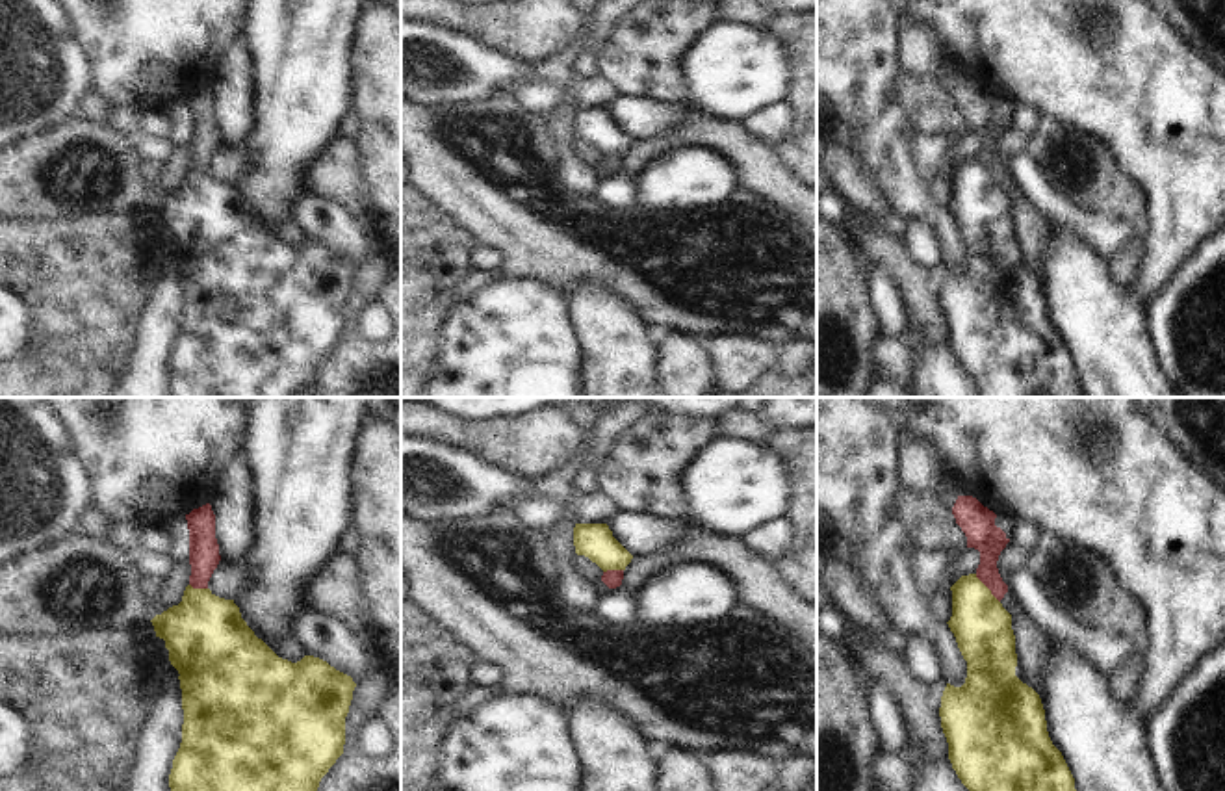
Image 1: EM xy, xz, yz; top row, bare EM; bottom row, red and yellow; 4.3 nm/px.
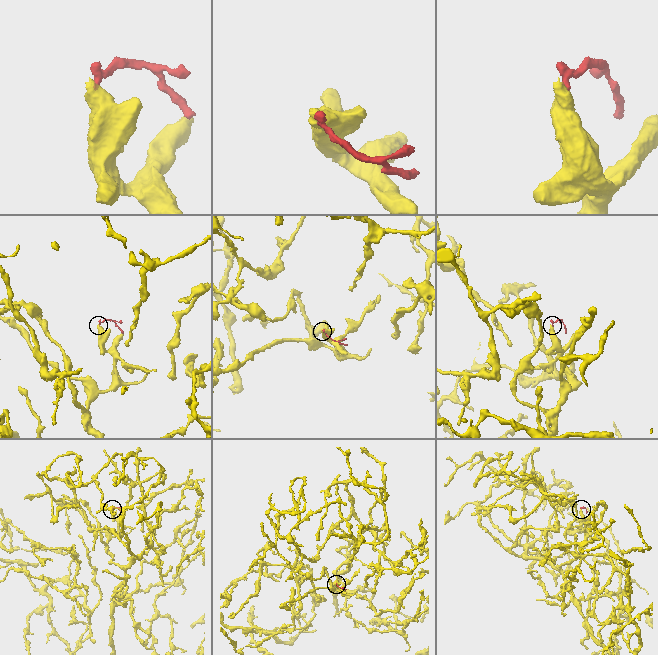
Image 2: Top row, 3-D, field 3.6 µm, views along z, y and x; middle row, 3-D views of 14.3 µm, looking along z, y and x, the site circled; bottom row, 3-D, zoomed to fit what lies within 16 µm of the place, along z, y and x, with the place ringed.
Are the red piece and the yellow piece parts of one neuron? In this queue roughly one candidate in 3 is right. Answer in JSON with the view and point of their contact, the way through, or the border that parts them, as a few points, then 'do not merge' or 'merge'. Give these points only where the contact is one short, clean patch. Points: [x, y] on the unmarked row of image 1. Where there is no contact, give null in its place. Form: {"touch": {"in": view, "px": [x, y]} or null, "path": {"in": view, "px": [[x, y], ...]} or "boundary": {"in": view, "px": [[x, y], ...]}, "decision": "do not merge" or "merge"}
{"touch": {"in": "yz", "px": [988, 171]}, "boundary": {"in": "yz", "px": [[975, 158], [999, 186]]}, "decision": "do not merge"}

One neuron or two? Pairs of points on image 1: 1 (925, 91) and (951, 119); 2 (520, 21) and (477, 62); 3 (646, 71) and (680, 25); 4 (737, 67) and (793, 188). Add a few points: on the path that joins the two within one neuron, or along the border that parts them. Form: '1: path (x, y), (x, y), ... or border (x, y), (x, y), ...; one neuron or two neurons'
1: path (930, 99), (943, 112); one neuron
2: border (451, 28), (531, 62); two neurons
3: path (646, 60), (669, 36); one neuron
4: border (698, 108), (741, 121); two neurons

